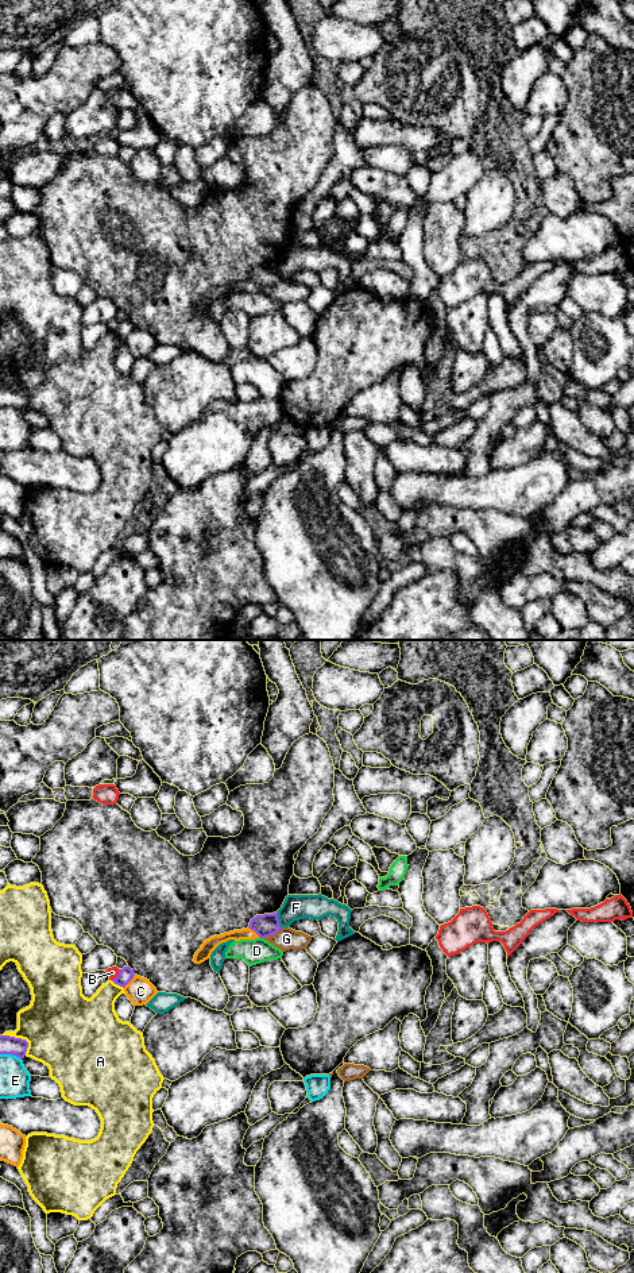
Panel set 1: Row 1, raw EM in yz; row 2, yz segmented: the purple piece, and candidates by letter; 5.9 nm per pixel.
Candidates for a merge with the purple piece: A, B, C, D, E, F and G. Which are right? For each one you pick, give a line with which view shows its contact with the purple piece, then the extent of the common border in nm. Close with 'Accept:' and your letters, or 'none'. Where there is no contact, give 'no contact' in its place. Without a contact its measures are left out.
Accept: none

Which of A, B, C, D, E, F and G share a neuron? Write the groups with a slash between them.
A / B / C G / D / E / F

